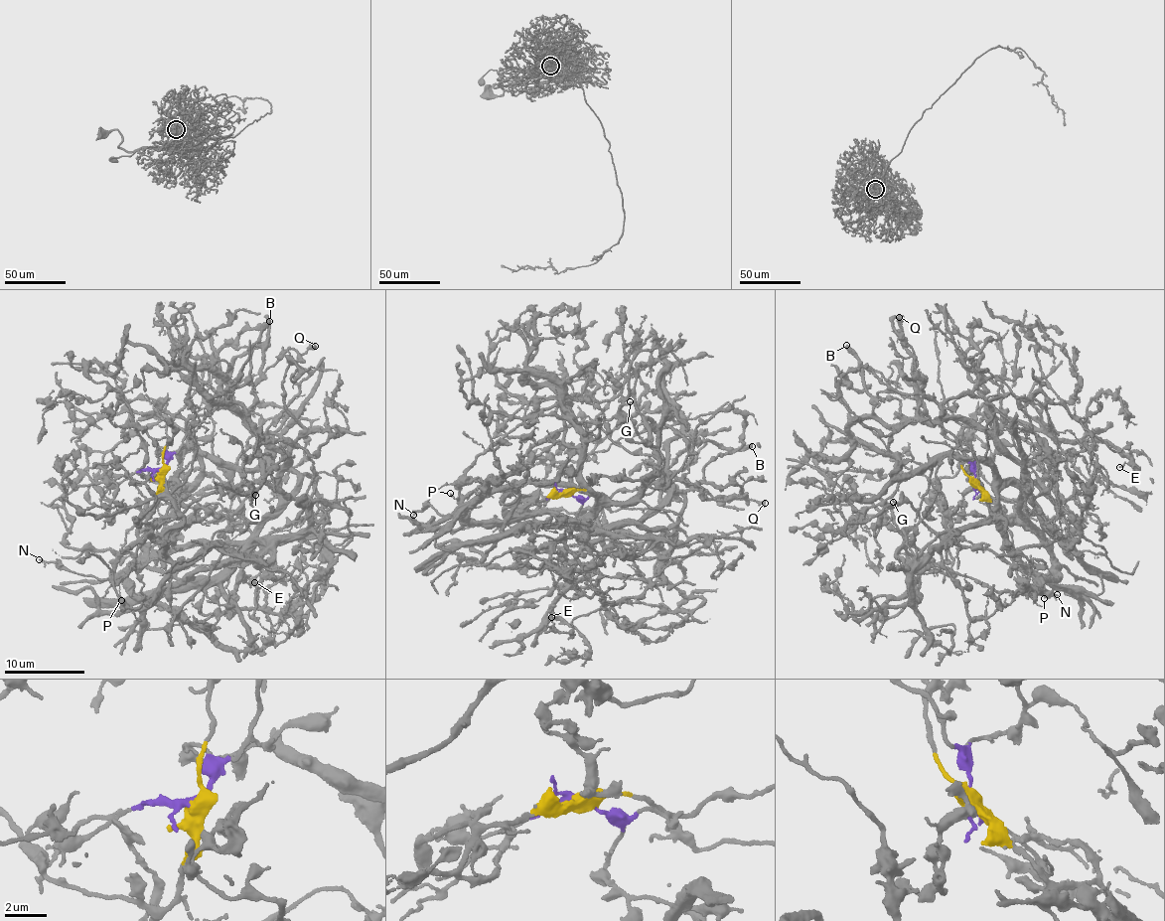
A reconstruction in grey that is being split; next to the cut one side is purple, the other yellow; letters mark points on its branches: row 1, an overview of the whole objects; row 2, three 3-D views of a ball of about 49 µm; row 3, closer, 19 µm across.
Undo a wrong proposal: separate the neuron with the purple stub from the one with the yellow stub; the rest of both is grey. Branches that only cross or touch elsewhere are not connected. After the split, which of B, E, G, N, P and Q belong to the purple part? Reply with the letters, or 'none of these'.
B, E, Q

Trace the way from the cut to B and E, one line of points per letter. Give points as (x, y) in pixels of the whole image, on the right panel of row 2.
B: (974, 484), (976, 476), (961, 447), (923, 412), (890, 427), (878, 418), (863, 376), (846, 344)
E: (974, 484), (961, 447), (923, 412), (990, 431), (992, 399), (1039, 392), (1112, 450), (1131, 453), (1119, 466)

